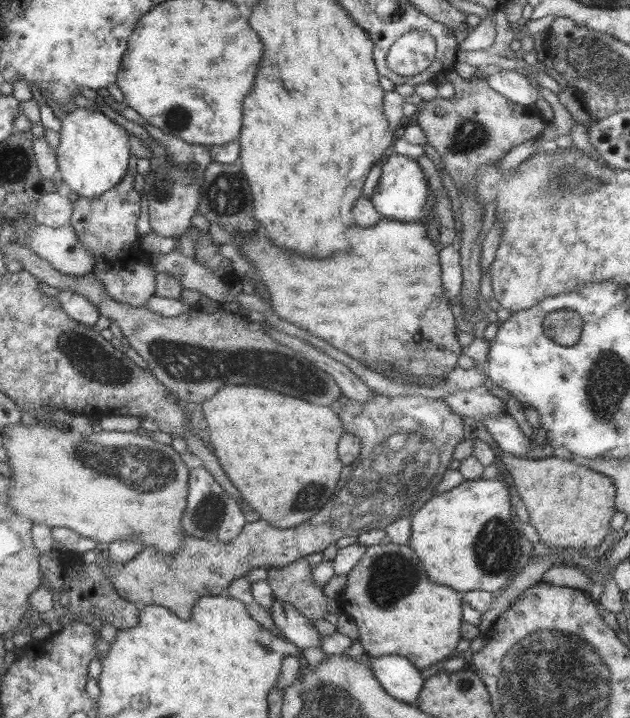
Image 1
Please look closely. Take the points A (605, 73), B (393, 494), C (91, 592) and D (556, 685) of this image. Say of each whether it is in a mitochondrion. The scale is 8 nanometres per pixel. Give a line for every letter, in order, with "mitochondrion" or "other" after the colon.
A: mitochondrion
B: mitochondrion
C: other
D: mitochondrion

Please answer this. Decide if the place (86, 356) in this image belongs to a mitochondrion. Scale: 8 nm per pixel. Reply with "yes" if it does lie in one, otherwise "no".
yes

